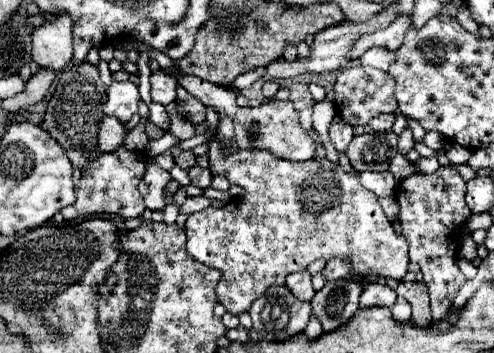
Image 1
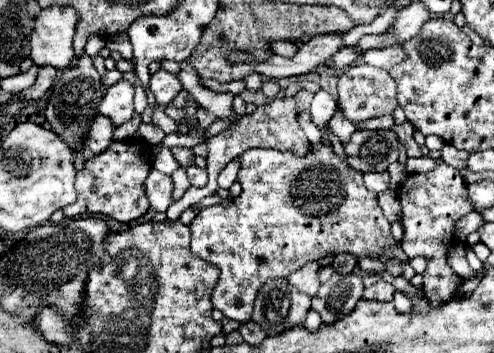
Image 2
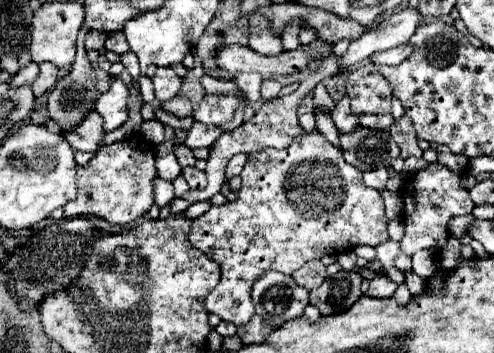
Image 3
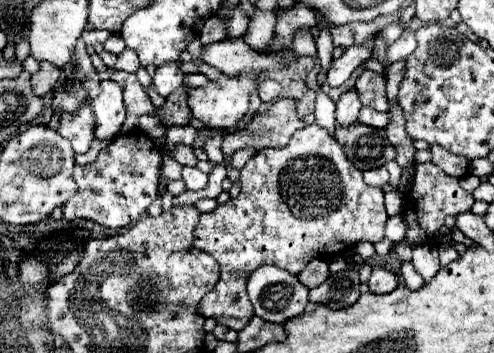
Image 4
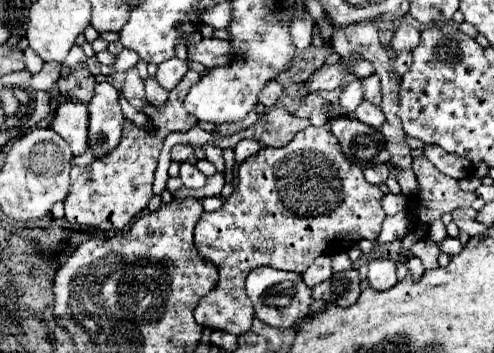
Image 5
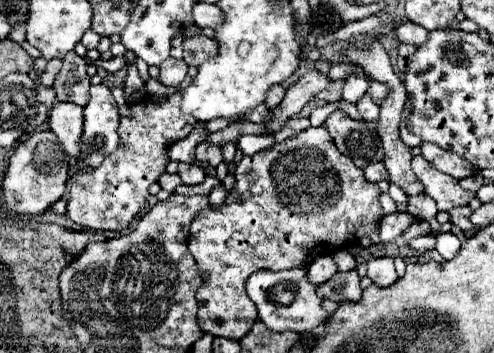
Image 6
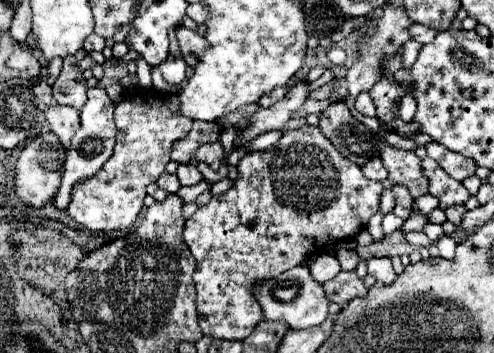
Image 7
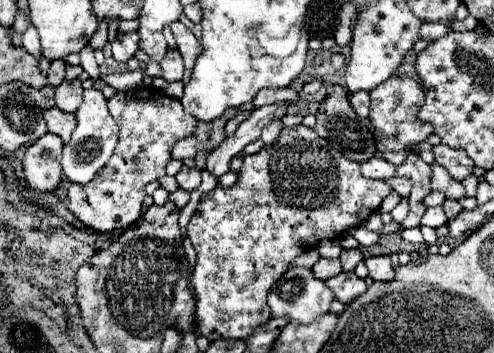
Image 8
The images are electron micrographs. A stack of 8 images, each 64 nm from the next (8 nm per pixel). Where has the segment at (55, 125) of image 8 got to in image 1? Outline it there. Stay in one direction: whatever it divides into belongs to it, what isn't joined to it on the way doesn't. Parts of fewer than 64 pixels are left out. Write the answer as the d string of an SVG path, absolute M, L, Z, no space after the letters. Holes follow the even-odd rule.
M104 116L104 120L100 122L100 128L98 128L96 148L100 148L100 152L112 152L124 142L124 138L126 138L124 124L120 120L116 120L114 116Z

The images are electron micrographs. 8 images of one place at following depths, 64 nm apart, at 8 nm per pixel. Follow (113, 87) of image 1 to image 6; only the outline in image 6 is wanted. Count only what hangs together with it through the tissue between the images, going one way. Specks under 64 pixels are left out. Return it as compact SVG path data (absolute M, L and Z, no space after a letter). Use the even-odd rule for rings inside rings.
M104 84L92 86L90 88L90 102L84 106L84 132L82 132L82 140L80 140L80 154L74 162L70 162L66 184L70 182L70 178L74 174L98 168L102 164L102 160L114 152L114 148L118 146L118 116L120 116L118 106L112 98L110 88Z

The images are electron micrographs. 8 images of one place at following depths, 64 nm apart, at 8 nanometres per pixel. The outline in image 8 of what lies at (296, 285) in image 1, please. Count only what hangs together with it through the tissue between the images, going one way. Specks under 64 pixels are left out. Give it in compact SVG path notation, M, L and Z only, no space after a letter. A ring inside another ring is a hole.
M320 258L316 264L314 264L314 274L316 278L320 280L328 280L330 276L336 276L342 272L342 264L340 264L340 258L334 258L334 260L326 260L326 258Z

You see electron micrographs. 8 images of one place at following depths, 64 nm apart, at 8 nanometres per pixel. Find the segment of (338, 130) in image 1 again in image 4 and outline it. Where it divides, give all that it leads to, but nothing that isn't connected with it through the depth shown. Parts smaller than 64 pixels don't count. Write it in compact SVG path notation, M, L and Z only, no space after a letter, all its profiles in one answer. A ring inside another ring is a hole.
M350 88L348 92L344 92L340 96L340 100L336 102L336 122L342 126L354 124L358 118L358 110L360 110L360 98L356 96L356 90Z

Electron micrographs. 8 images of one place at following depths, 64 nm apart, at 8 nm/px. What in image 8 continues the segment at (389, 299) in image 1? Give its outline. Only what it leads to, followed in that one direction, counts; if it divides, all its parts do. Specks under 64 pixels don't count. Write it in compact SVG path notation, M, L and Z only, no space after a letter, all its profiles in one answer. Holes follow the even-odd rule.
M372 256L372 258L366 258L364 264L370 270L372 280L390 282L394 278L394 268L390 264L390 256Z

